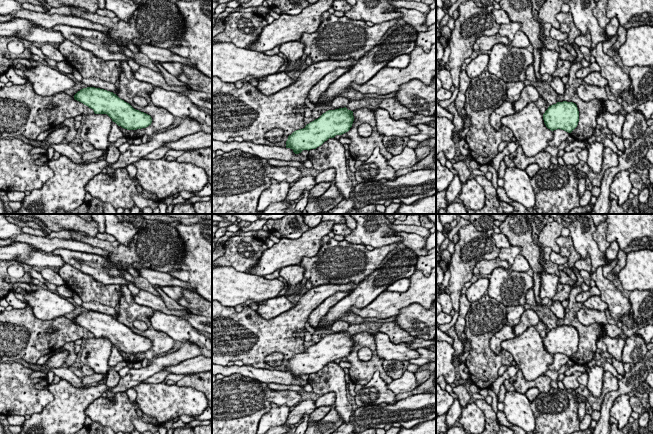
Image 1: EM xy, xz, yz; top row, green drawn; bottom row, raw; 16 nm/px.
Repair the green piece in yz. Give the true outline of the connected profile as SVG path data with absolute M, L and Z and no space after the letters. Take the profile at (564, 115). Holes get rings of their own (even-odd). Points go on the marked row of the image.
M557 102L548 107L543 114L543 120L551 131L561 129L571 133L578 125L579 111L573 102Z

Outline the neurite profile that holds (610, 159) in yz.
M605 148L603 151L603 166L599 173L594 173L588 164L584 161L579 161L575 166L577 170L585 173L587 179L592 183L593 187L600 187L601 180L604 176L605 171L608 168L615 167L618 165L618 154L613 152L610 148Z

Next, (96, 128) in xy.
M86 114L79 139L89 142L94 149L106 152L110 143L108 135L112 123L112 119L107 114Z

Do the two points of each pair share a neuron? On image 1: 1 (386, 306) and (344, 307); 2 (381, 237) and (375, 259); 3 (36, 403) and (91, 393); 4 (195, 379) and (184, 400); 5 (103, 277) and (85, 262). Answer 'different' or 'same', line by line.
1: different
2: different
3: different
4: different
5: same

